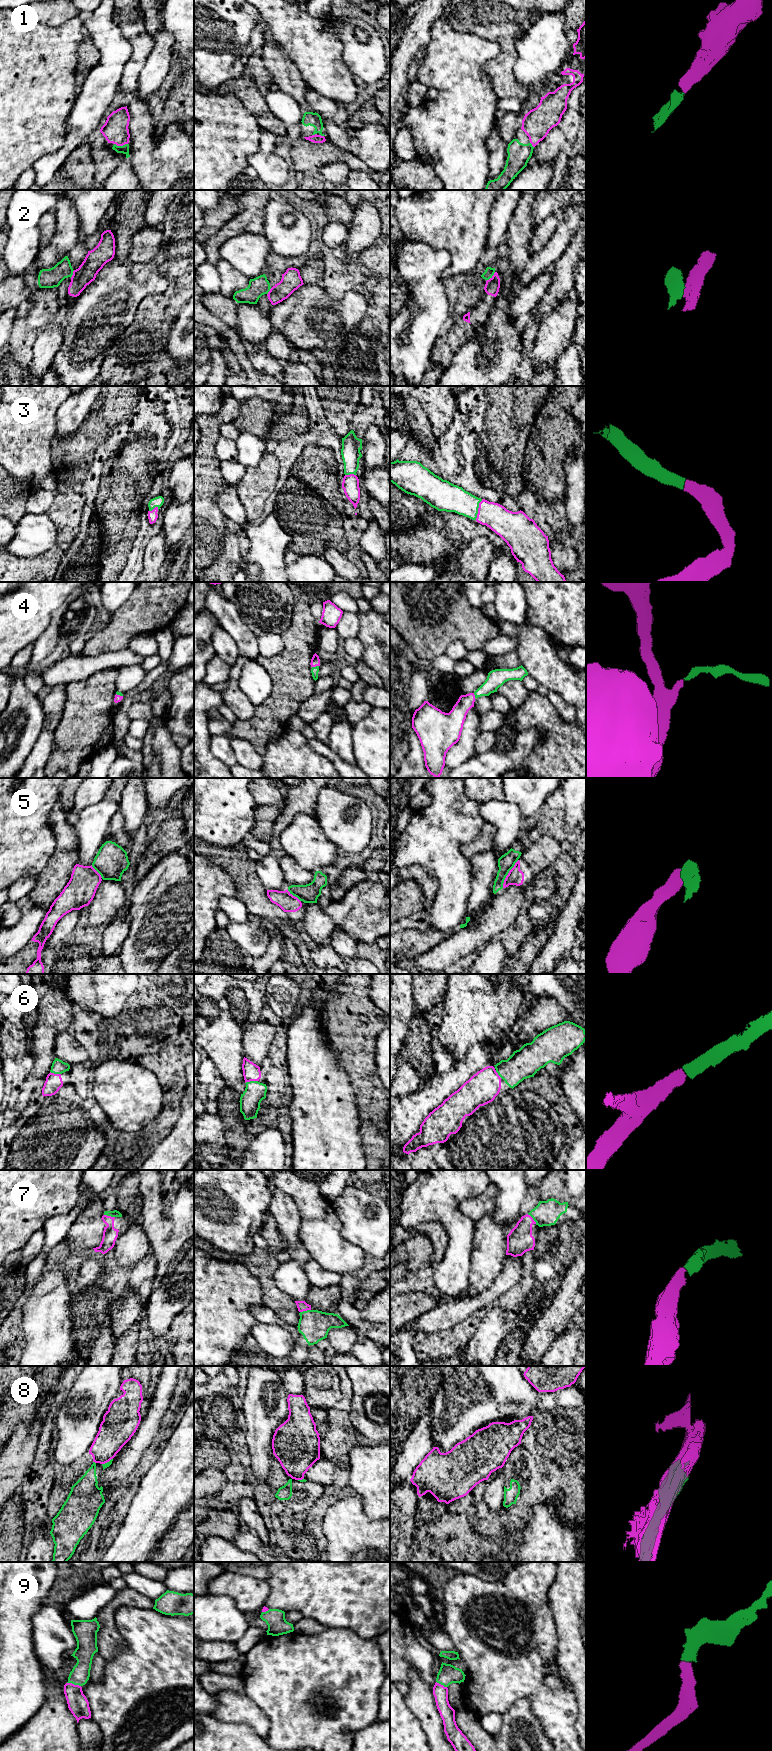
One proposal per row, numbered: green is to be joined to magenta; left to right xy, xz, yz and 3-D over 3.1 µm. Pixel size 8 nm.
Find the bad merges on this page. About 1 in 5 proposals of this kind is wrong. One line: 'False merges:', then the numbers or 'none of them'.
False merges: 2, 5, 8

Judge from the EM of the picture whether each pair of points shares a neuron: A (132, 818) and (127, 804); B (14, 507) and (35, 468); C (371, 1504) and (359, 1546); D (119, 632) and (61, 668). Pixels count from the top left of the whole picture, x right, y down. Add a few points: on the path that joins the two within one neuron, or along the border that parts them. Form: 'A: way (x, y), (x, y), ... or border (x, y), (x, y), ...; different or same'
A: way (132, 815), (130, 807); same
B: border (12, 475), (28, 483); different
C: border (357, 1495), (363, 1511), (369, 1517), (379, 1520); different
D: border (108, 651), (93, 656), (85, 656); different

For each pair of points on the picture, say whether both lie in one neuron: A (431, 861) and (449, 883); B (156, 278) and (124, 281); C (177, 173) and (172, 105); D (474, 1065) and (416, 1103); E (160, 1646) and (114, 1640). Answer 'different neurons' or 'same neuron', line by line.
A: same neuron
B: same neuron
C: different neurons
D: same neuron
E: different neurons

